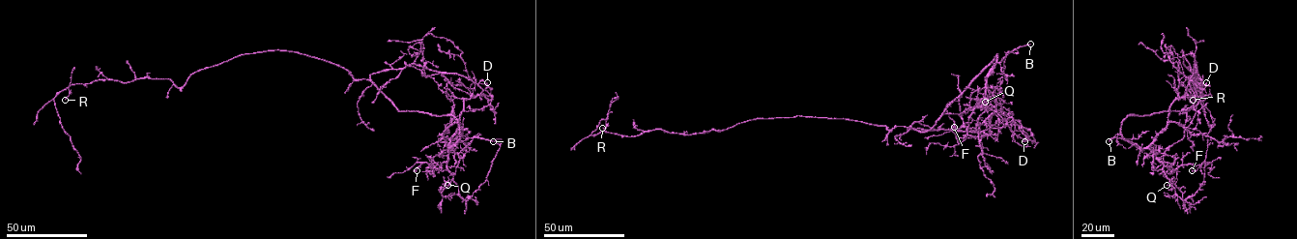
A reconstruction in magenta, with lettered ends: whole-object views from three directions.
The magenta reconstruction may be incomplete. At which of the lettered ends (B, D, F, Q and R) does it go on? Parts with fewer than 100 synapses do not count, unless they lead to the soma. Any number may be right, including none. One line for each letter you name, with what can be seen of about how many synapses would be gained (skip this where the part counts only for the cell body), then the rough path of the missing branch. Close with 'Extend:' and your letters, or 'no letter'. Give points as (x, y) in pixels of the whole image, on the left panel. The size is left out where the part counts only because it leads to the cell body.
B: 200 syn | (493, 141), (517, 146), (514, 129)
Extend: B

